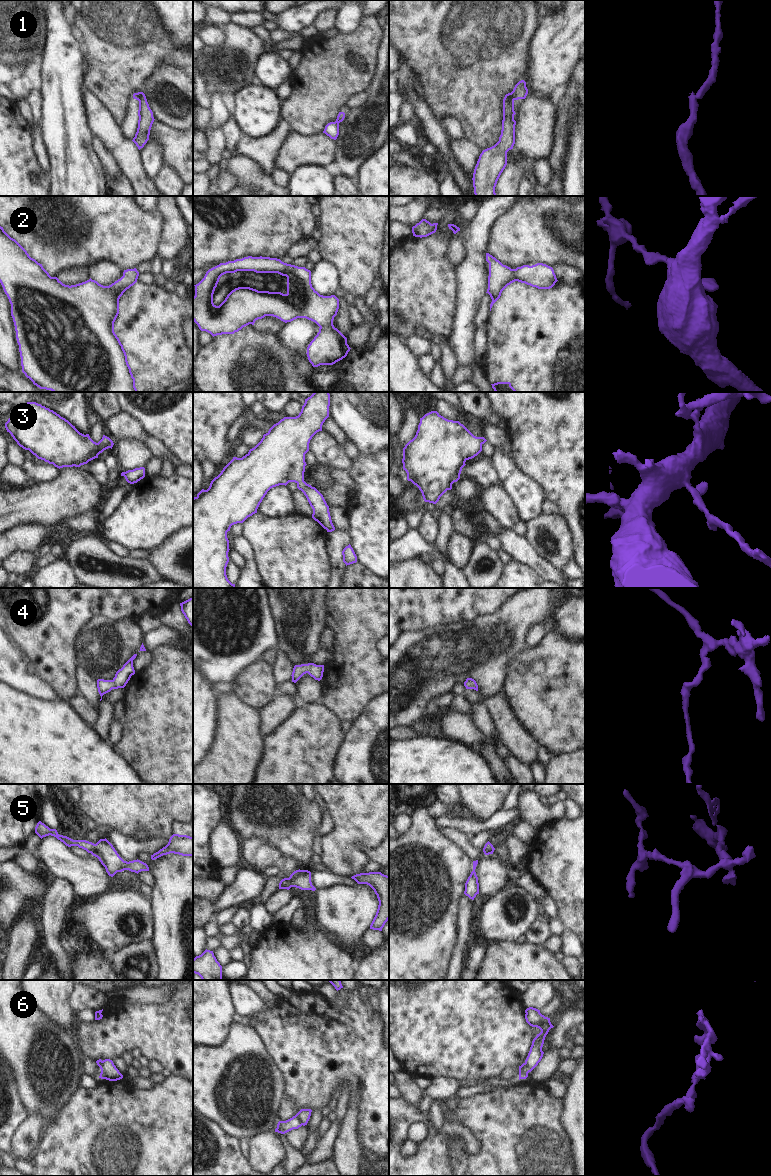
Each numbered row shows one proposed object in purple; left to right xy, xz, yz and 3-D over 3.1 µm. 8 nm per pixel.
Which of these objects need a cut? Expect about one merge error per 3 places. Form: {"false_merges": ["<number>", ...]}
{"false_merges": ["1", "6"]}

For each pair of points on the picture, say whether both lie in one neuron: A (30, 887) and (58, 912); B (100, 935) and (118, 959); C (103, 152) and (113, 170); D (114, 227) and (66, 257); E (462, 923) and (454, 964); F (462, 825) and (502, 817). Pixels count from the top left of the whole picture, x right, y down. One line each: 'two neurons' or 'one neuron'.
A: two neurons
B: two neurons
C: one neuron
D: one neuron
E: one neuron
F: one neuron

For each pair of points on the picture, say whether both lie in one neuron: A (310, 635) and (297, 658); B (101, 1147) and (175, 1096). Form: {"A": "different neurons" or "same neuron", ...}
{"A": "same neuron", "B": "same neuron"}

